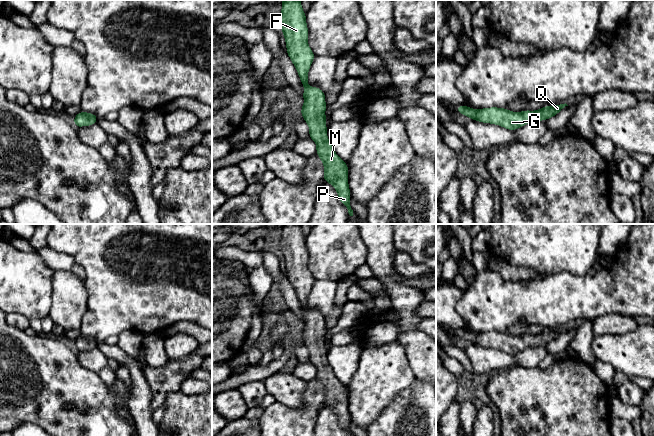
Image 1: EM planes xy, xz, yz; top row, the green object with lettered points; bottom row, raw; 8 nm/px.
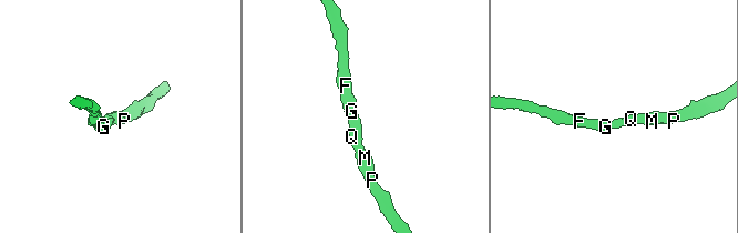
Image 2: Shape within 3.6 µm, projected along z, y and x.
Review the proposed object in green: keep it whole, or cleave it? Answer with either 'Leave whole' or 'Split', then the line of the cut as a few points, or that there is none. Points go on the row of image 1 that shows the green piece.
Leave whole. No split

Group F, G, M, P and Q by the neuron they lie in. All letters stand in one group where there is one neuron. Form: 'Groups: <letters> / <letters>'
Groups: F G M P Q

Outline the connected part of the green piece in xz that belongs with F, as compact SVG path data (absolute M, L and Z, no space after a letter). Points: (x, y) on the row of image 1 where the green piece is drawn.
M282 0L279 24L285 37L287 55L304 86L301 116L309 126L309 137L316 143L316 154L323 162L323 181L335 188L339 201L347 207L348 218L354 218L355 212L350 205L348 165L336 154L327 137L325 93L308 85L308 72L315 54L307 42L308 27L301 0Z

